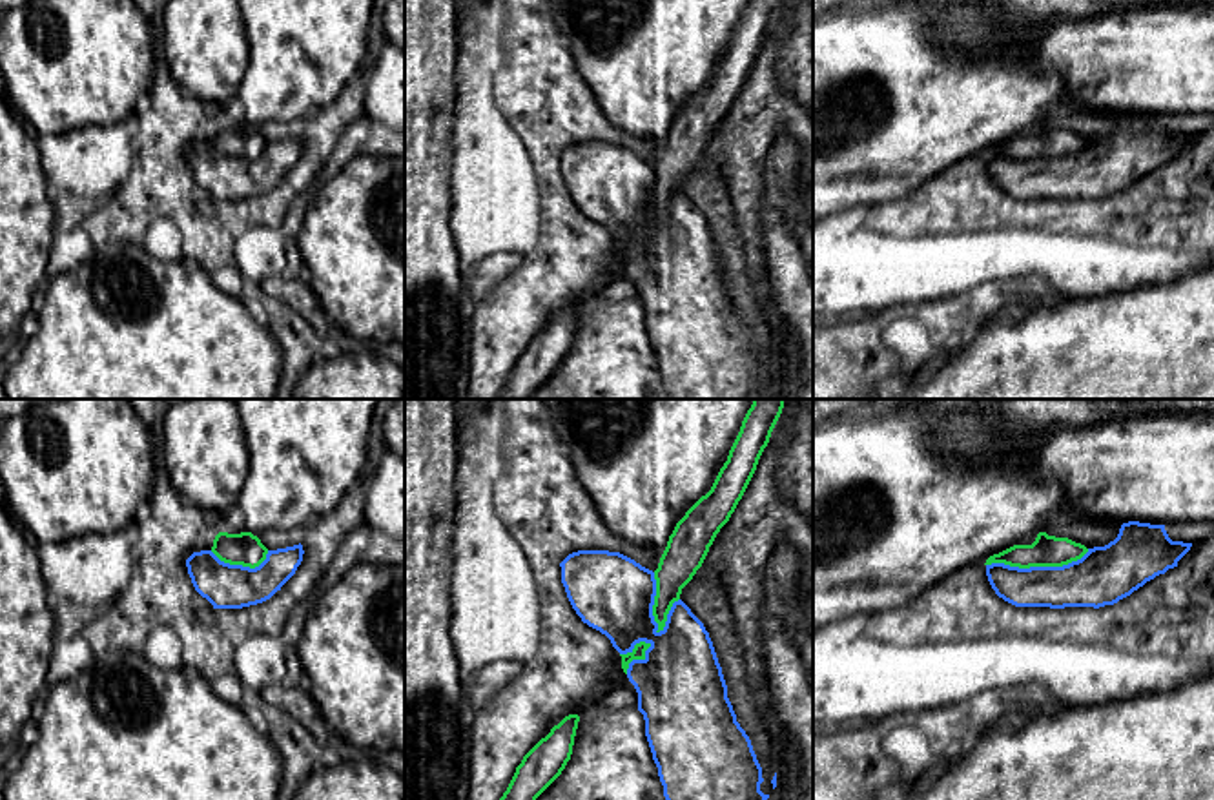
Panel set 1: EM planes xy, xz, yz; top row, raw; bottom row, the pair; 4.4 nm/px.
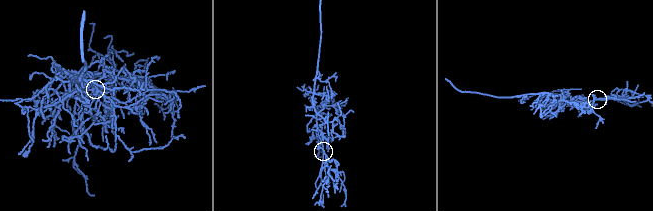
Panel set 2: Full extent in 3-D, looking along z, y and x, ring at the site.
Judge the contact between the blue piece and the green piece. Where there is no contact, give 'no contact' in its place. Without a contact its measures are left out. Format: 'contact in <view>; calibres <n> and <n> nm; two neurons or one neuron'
contact in yz; calibres 220 and 140 nm; two neurons

